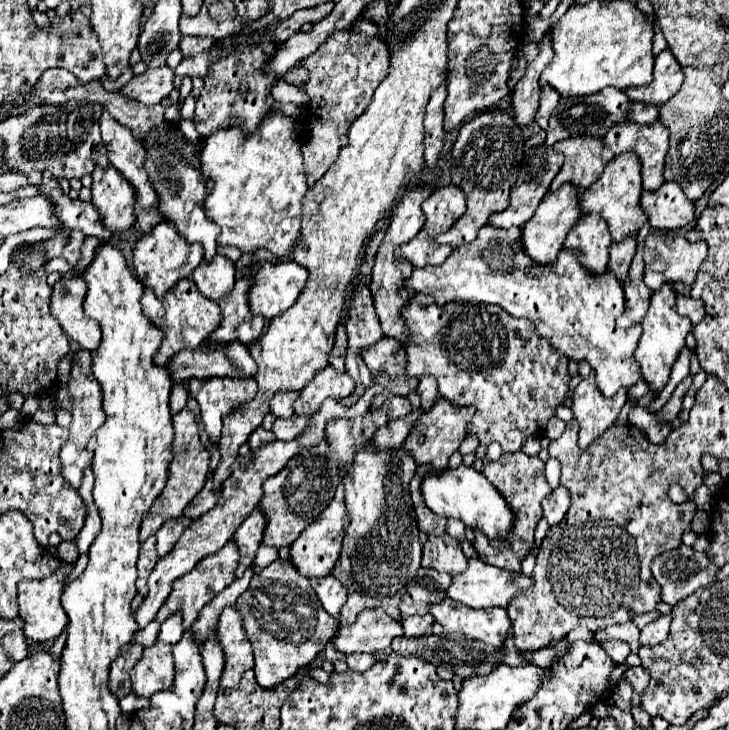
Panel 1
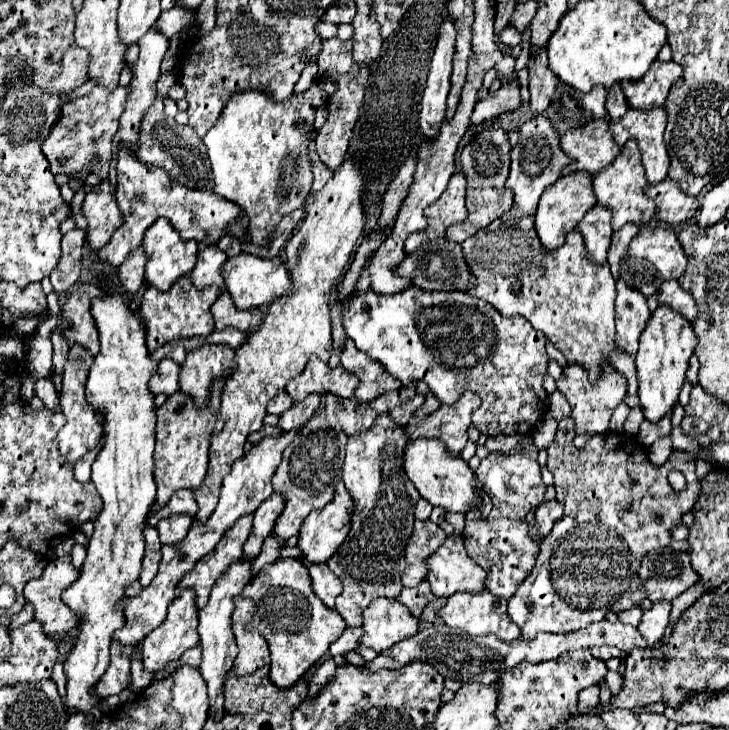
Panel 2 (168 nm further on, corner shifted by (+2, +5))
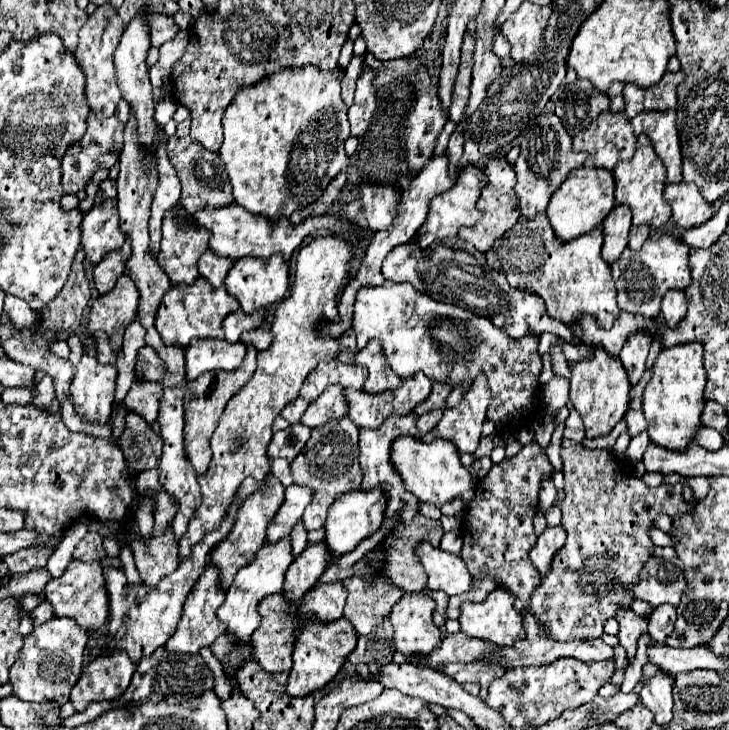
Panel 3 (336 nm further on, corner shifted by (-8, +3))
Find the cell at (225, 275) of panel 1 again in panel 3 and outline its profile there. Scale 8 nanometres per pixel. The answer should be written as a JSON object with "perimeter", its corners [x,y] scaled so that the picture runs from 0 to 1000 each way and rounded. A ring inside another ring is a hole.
{"perimeter":[[[284,342],[273,353],[273,375],[289,386],[289,392],[306,392],[311,373],[317,370],[320,356],[317,353],[303,353],[292,342]]]}

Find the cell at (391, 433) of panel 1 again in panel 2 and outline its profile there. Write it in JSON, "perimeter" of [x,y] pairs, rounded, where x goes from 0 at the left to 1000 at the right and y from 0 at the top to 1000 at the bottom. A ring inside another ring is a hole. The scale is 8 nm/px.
{"perimeter":[[[572,540],[567,548],[561,548],[561,551],[556,551],[556,553],[547,553],[545,559],[539,559],[539,562],[534,564],[534,570],[536,570],[547,584],[556,584],[556,581],[561,578],[561,573],[569,567],[569,562],[580,553],[580,548],[583,548],[583,542]]]}

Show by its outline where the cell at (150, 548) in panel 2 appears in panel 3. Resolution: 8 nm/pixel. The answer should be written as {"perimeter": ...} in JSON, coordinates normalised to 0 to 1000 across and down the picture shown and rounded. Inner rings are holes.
{"perimeter":[[[229,723],[226,732],[215,737],[185,740],[180,753],[191,789],[202,803],[213,803],[221,792],[226,792],[246,775],[243,737],[235,723]]]}

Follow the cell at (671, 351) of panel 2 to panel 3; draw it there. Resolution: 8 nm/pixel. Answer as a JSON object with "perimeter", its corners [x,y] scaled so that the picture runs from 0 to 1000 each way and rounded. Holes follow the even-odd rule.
{"perimeter":[[[931,471],[907,479],[896,501],[896,518],[882,537],[882,567],[893,605],[926,619],[942,616],[942,611],[953,603],[956,589],[964,584],[962,564],[970,548],[967,526],[970,512],[964,504],[962,471]]]}

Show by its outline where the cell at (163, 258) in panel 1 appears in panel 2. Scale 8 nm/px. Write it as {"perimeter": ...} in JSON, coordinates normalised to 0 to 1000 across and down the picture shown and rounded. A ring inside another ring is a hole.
{"perimeter":[[[218,299],[199,318],[196,342],[199,342],[199,353],[202,353],[202,362],[199,362],[199,384],[202,384],[202,389],[218,395],[221,400],[232,397],[235,389],[243,381],[259,375],[267,367],[267,359],[270,359],[270,332],[267,329],[248,329],[246,318],[226,299]]]}

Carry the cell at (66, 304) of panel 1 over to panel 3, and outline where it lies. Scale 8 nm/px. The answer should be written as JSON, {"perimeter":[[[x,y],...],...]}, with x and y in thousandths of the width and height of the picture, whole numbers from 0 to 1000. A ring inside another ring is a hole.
{"perimeter":[[[166,378],[158,389],[158,395],[141,405],[136,405],[125,425],[122,425],[122,455],[133,466],[133,493],[136,499],[158,499],[163,481],[167,477],[171,447],[177,447],[188,430],[188,416],[191,416],[191,400],[177,378]]]}

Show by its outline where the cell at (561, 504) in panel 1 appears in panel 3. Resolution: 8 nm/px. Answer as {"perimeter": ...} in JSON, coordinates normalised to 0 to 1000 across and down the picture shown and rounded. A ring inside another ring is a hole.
{"perimeter":[[[772,721],[750,723],[739,737],[734,751],[728,753],[728,770],[739,781],[739,786],[750,786],[759,762],[775,748],[775,726]]]}

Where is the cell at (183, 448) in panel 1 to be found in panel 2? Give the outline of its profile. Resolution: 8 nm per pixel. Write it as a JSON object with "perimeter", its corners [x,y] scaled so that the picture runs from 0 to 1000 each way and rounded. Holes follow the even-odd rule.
{"perimeter":[[[306,521],[295,523],[289,532],[289,548],[281,559],[270,559],[254,537],[243,534],[232,548],[215,559],[215,614],[213,614],[213,660],[215,660],[215,685],[210,688],[204,707],[224,696],[232,688],[232,679],[237,679],[246,668],[262,668],[267,671],[281,649],[287,636],[287,603],[292,597],[295,575],[298,575],[298,559],[303,553],[303,537],[306,537]]]}

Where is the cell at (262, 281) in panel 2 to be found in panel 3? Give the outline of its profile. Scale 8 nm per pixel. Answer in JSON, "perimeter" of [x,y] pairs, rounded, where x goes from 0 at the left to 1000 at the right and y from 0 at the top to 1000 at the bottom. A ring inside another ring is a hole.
{"perimeter":[[[377,348],[372,353],[328,353],[322,356],[317,373],[309,384],[311,400],[328,411],[333,427],[344,430],[355,422],[372,419],[377,414],[385,414],[396,397],[396,364],[385,348]]]}

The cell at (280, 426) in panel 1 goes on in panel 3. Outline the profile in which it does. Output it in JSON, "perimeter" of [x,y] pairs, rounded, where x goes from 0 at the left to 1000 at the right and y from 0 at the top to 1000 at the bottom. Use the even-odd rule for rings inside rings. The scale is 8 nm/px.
{"perimeter":[[[451,529],[416,567],[413,581],[424,584],[424,586],[435,586],[443,584],[454,575],[465,575],[476,570],[476,548],[471,542],[471,532],[468,529]]]}

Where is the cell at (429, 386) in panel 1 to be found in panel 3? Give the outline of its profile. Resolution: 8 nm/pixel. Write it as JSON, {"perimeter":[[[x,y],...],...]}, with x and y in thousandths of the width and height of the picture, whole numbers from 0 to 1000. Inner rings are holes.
{"perimeter":[[[591,562],[591,564],[580,567],[580,570],[575,570],[572,586],[575,586],[575,592],[578,592],[578,600],[599,584],[599,578],[605,575],[605,570],[608,570],[608,562]]]}

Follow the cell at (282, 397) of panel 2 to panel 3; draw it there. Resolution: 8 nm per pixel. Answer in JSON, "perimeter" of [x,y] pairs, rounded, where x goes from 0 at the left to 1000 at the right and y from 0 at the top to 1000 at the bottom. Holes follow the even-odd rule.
{"perimeter":[[[407,545],[407,548],[402,548],[399,553],[394,553],[394,556],[388,559],[385,570],[388,570],[388,573],[396,578],[396,581],[410,581],[410,578],[413,578],[416,564],[421,562],[421,556],[424,556],[424,551],[421,551],[421,548]]]}

